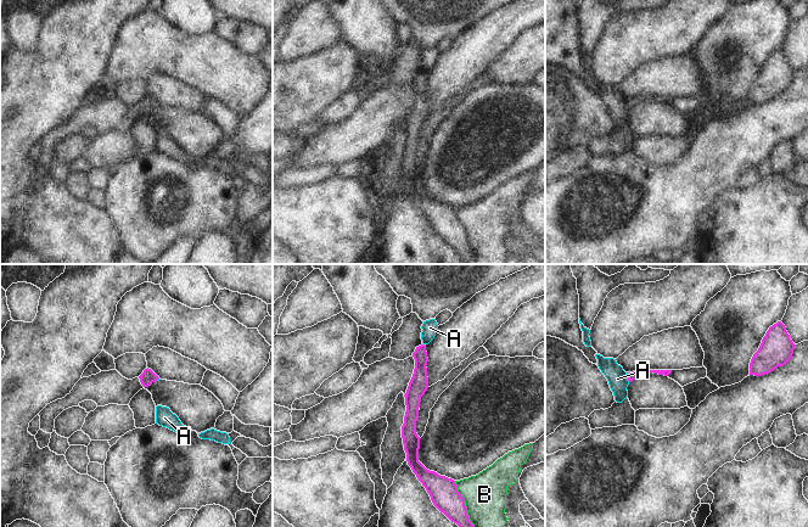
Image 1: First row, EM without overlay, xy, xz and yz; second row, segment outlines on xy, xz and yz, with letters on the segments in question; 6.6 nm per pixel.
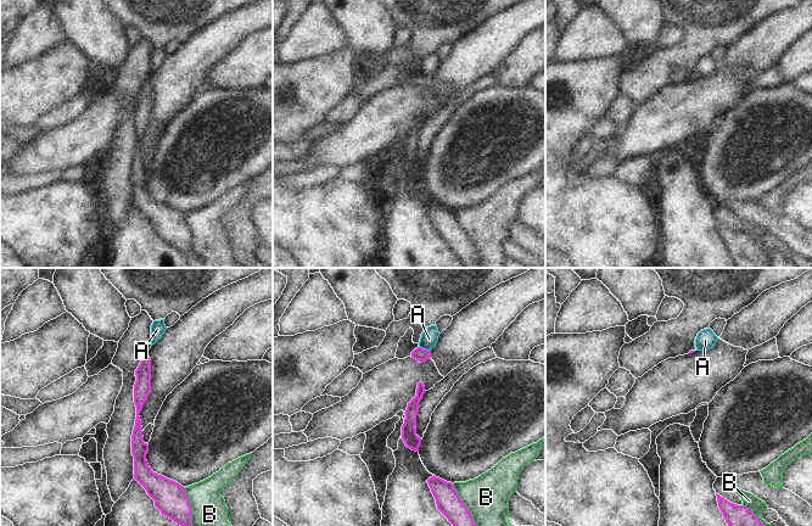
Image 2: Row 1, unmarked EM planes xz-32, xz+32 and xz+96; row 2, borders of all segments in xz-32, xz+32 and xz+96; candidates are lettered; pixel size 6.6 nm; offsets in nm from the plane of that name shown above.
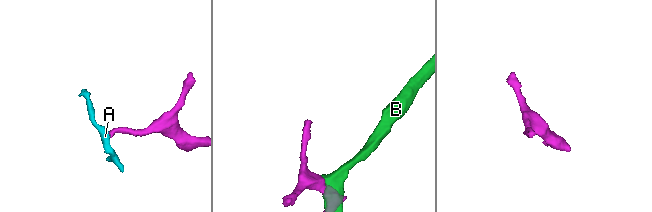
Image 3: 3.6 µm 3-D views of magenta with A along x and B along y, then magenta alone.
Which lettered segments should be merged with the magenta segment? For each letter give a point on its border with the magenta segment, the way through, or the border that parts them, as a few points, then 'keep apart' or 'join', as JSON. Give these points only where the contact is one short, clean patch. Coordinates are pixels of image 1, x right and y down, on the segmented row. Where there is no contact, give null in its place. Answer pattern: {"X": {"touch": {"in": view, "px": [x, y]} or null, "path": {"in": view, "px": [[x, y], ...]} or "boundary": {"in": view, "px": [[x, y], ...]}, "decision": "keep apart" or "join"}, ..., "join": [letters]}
{"A": {"touch": {"in": "yz", "px": [627, 376]}, "boundary": {"in": "yz", "px": [[626, 373], [629, 381]]}, "decision": "keep apart"}, "B": {"touch": {"in": "xz", "px": [464, 504]}, "decision": "keep apart"}, "join": []}

